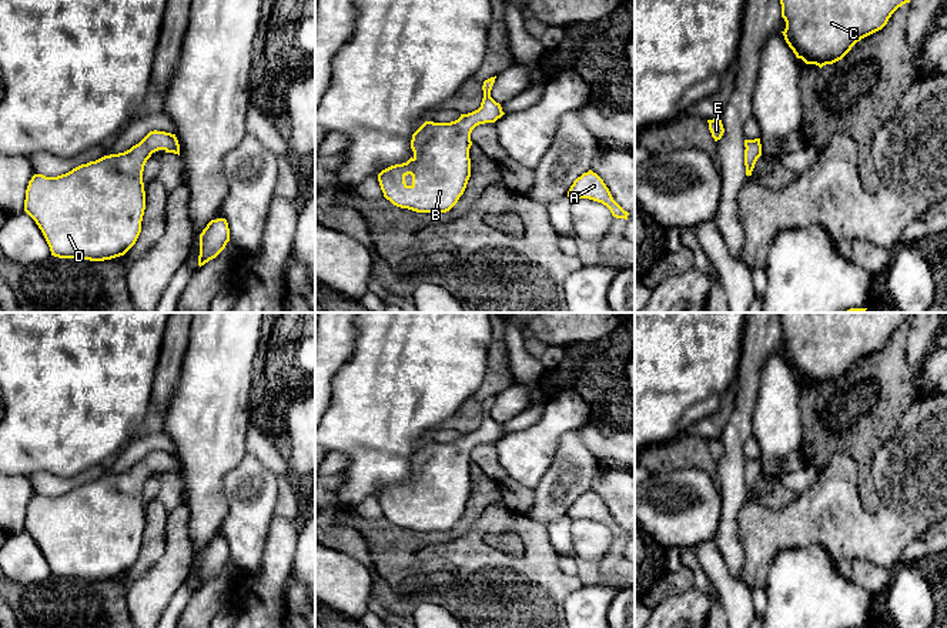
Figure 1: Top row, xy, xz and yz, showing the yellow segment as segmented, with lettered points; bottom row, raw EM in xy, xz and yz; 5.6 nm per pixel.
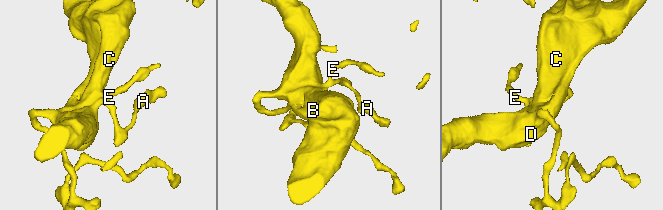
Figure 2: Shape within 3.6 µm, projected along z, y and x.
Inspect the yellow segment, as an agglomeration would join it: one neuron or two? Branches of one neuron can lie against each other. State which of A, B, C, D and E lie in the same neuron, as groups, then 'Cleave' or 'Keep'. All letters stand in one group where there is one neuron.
Groups: A E / B C D. Cleave

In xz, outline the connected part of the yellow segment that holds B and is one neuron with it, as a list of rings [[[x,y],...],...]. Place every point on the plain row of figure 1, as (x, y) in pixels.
[[[492,417],[485,427],[451,442],[425,441],[414,454],[414,475],[378,494],[384,517],[394,525],[416,532],[446,532],[464,514],[471,497],[472,450],[495,442],[505,432]]]

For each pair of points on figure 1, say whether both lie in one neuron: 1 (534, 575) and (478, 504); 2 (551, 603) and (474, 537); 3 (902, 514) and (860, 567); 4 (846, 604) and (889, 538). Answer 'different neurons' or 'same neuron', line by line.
1: different neurons
2: same neuron
3: different neurons
4: different neurons

